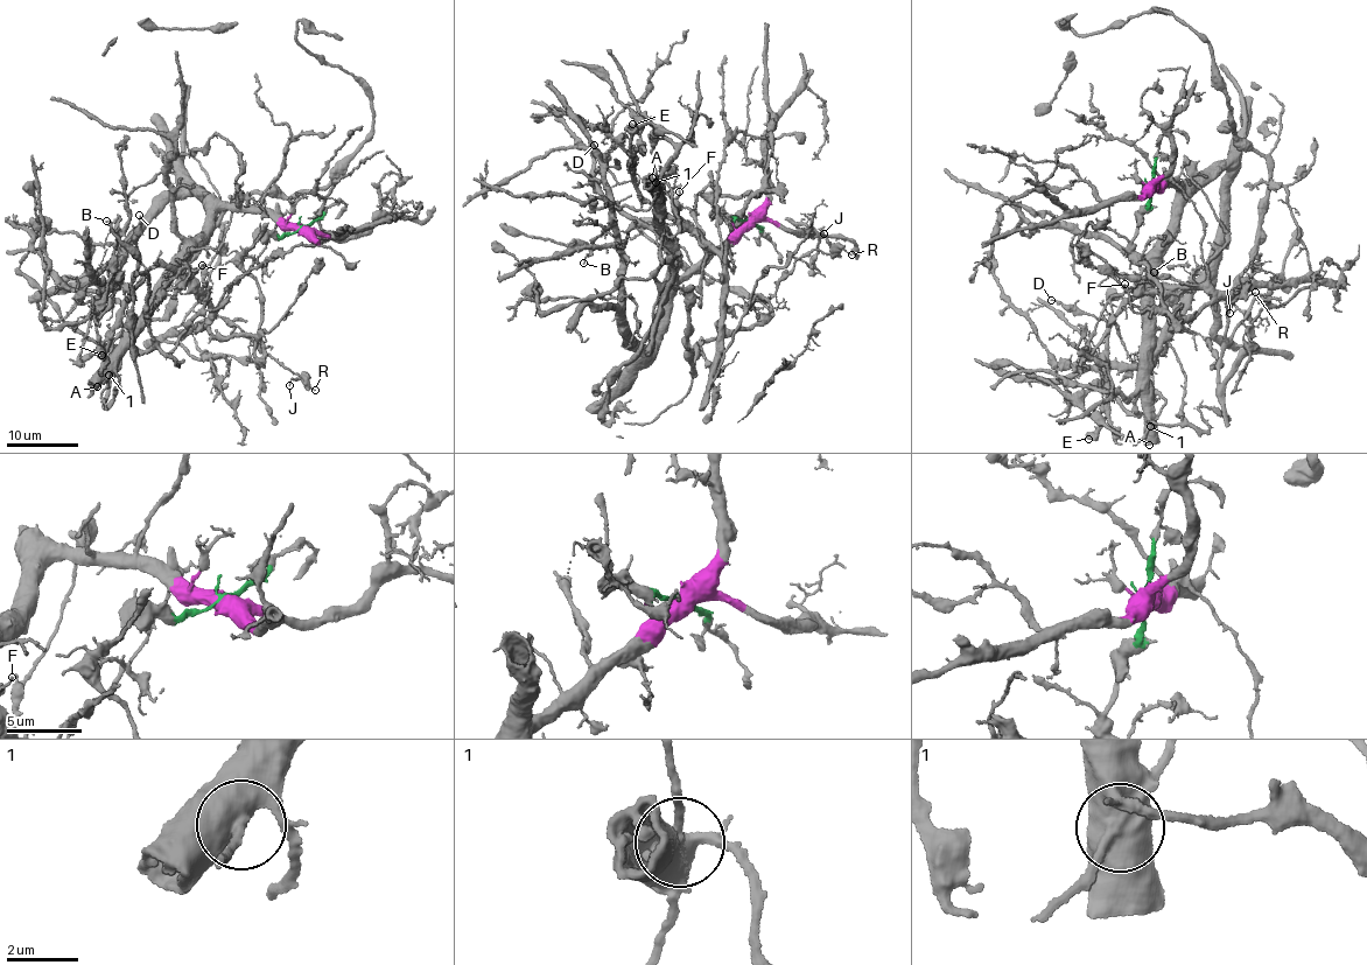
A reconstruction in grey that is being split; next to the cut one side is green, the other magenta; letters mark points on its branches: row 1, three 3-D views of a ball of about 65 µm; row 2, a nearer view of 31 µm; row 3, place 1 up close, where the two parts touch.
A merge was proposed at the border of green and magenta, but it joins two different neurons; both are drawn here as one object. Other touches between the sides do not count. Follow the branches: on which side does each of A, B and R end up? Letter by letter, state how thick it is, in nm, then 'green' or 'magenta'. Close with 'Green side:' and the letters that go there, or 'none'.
A: 400 nm | magenta
B: 120 nm | magenta
R: 90 nm | green
Green side: R

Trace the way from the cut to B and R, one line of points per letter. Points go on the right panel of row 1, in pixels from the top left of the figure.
B: (1149, 186), (1226, 172), (1212, 263), (1159, 329), (1145, 320), (1138, 291), (1141, 273), (1154, 272)
R: (1149, 186), (1133, 242), (1166, 315), (1190, 317), (1232, 296), (1256, 263), (1260, 271), (1236, 292), (1255, 292)

